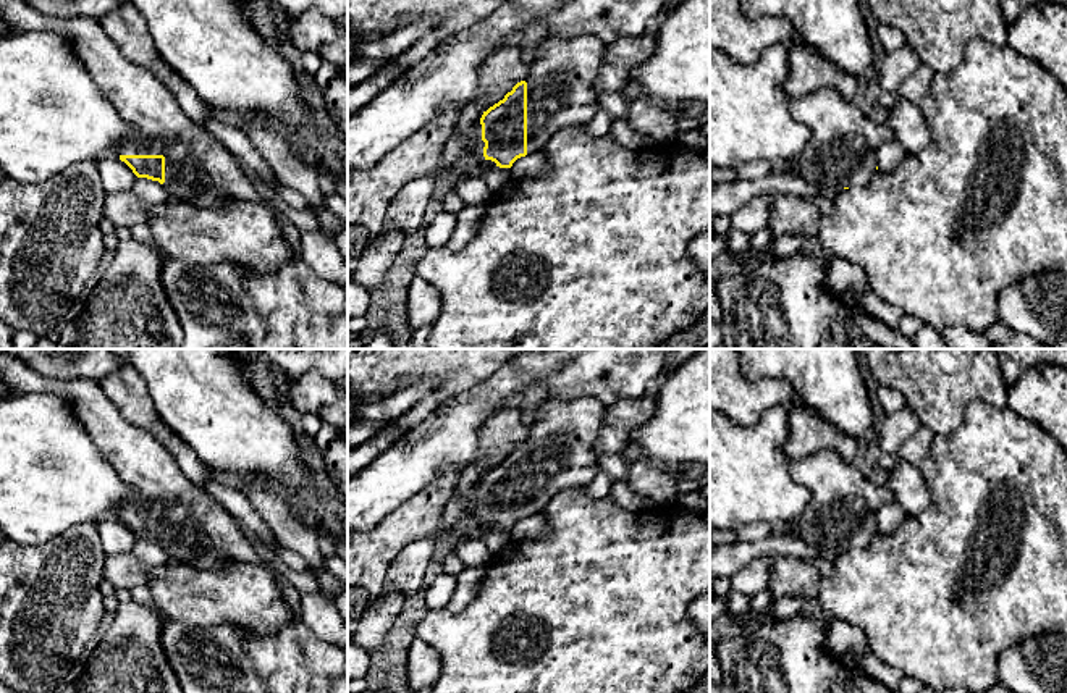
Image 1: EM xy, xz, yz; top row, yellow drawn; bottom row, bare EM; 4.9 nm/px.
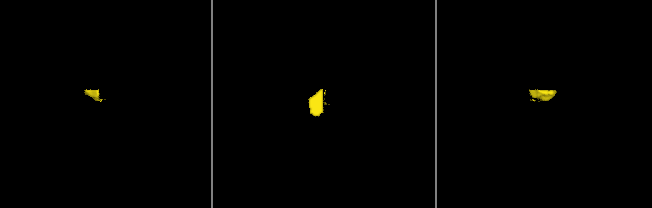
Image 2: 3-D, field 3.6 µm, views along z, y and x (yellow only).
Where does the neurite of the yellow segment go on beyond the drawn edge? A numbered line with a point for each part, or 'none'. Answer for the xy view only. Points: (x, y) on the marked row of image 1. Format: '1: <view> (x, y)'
1: xy (198, 168)

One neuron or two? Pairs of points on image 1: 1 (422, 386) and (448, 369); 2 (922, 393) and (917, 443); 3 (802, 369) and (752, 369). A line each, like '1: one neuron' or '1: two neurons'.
1: two neurons
2: two neurons
3: one neuron

